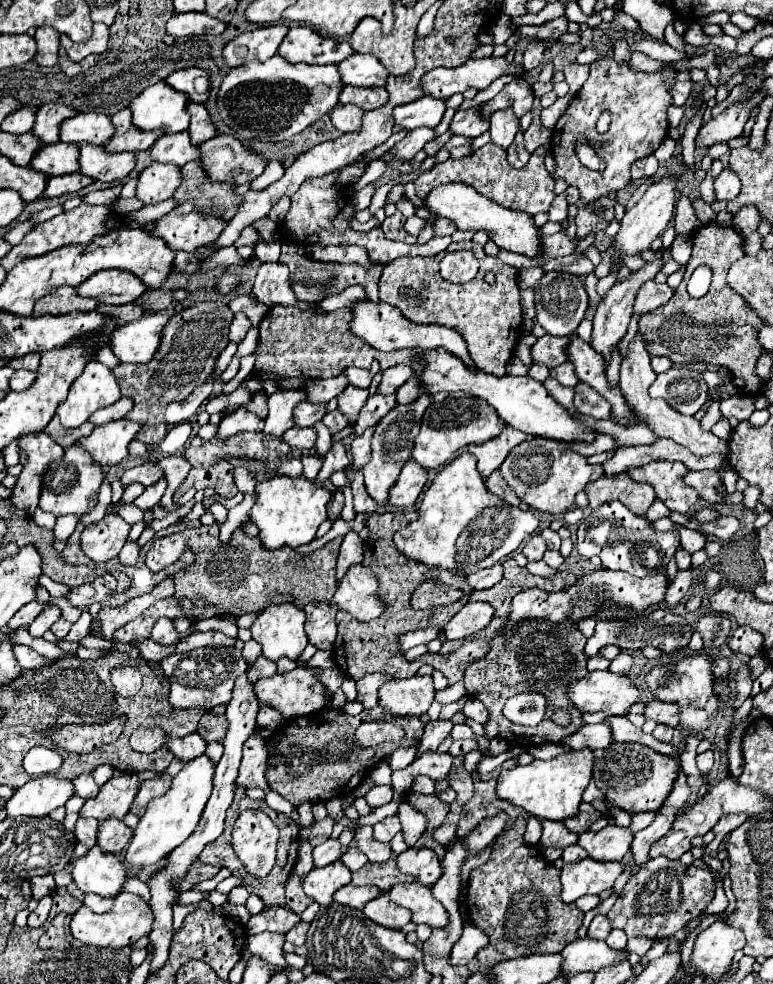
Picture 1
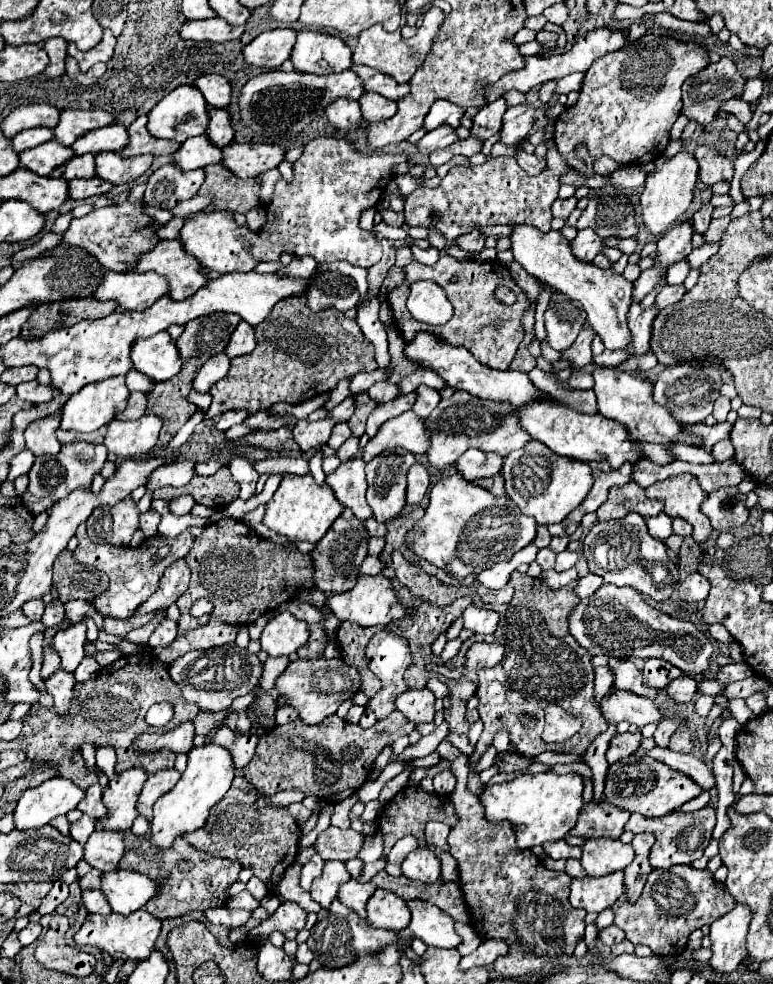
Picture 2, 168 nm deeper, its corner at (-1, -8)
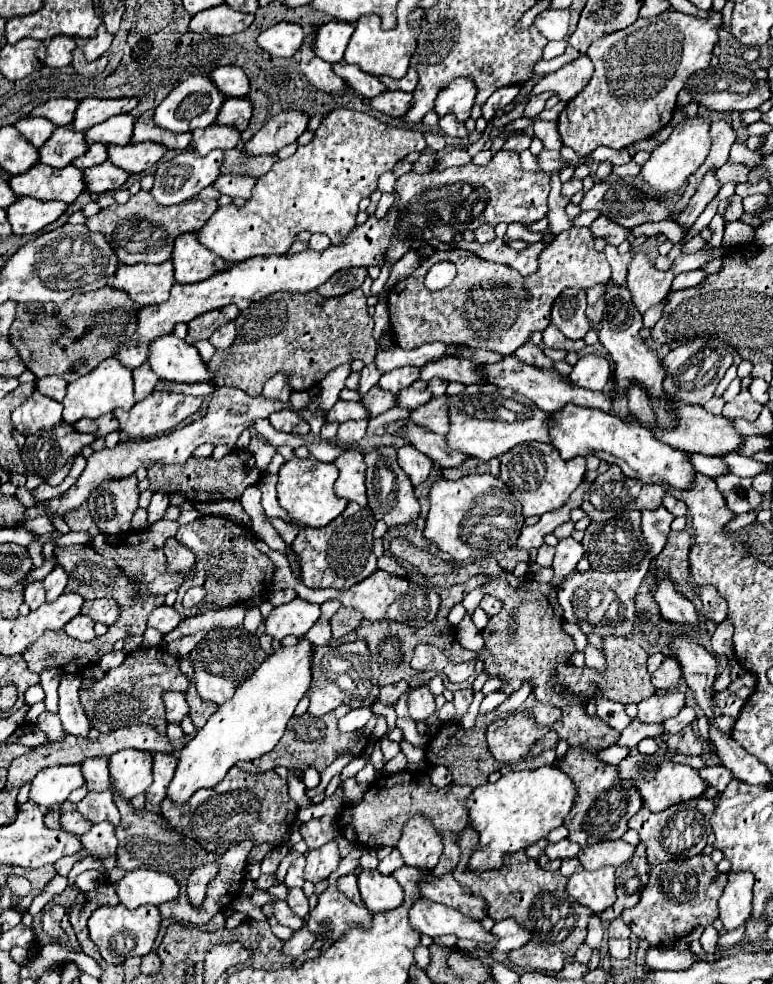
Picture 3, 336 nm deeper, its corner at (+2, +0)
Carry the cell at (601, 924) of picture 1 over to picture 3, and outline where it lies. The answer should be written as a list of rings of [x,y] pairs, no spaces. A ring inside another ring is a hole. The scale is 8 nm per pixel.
[[[622,919],[612,921],[612,925],[608,925],[608,937],[618,937],[618,939],[628,939],[630,937],[630,929]]]

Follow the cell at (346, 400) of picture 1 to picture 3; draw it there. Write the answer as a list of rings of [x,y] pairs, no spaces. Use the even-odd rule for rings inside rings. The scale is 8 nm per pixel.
[[[374,385],[374,387],[362,397],[362,401],[364,401],[364,405],[368,405],[368,409],[372,409],[372,417],[376,417],[376,415],[392,409],[392,407],[396,405],[398,397],[396,397],[394,393],[388,393],[388,391],[380,389],[378,385]]]

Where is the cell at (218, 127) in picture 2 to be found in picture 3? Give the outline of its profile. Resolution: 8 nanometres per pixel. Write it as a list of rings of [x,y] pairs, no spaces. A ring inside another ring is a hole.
[[[228,97],[220,109],[220,117],[216,123],[220,125],[232,125],[238,131],[244,131],[252,117],[252,101],[248,97]]]

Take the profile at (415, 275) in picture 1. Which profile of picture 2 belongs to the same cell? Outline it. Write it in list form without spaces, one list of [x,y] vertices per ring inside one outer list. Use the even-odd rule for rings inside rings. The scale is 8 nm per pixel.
[[[443,255],[433,267],[425,267],[425,265],[417,263],[417,261],[413,261],[413,263],[409,263],[405,267],[403,283],[397,285],[389,293],[387,301],[389,301],[391,309],[393,309],[393,319],[395,319],[399,331],[403,333],[405,339],[411,339],[415,331],[431,331],[437,337],[443,337],[443,341],[447,341],[451,345],[463,345],[465,349],[469,349],[473,353],[473,357],[479,363],[483,363],[483,365],[487,365],[491,369],[507,371],[511,361],[513,361],[513,357],[515,357],[515,353],[517,353],[519,343],[523,341],[523,333],[525,331],[523,331],[523,325],[521,325],[521,315],[527,309],[525,293],[517,287],[517,283],[513,281],[509,269],[499,265],[499,263],[495,263],[495,261],[487,261],[487,263],[457,261],[451,255]],[[451,275],[457,275],[459,283],[453,283]],[[419,279],[431,279],[431,281],[439,283],[445,289],[447,298],[453,305],[453,309],[455,309],[455,313],[449,319],[449,323],[445,323],[441,327],[433,327],[433,325],[427,325],[427,323],[419,323],[407,311],[405,301],[407,301],[407,295],[409,295],[409,285],[413,281],[419,281]],[[497,285],[505,285],[511,291],[515,291],[517,303],[513,303],[511,307],[503,307],[501,303],[497,303],[493,299],[493,291],[495,291]]]

